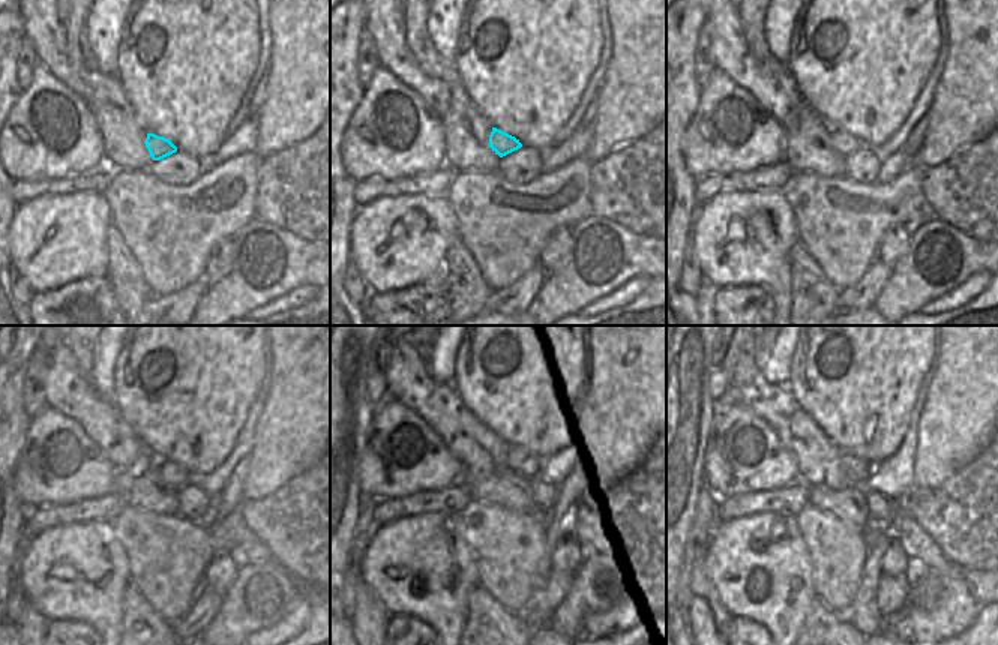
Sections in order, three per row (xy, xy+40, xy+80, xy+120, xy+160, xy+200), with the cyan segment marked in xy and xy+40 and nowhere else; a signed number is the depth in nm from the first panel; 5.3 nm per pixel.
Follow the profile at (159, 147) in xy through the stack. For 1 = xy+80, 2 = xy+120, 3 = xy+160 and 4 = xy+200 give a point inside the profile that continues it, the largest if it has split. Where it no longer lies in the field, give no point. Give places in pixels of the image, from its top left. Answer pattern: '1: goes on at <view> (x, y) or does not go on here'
1: goes on at xy+80 (844, 143)
2: goes on at xy+120 (174, 476)
3: goes on at xy+160 (521, 462)
4: goes on at xy+200 (857, 470)

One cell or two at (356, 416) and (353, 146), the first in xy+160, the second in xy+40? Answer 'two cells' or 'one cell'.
two cells

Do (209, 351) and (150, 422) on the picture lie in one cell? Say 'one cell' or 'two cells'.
one cell

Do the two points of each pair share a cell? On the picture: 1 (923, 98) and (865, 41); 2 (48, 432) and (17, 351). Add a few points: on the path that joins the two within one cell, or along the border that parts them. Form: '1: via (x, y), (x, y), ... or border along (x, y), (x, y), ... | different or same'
1: border along (935, 63), (902, 125) | different
2: border along (33, 419), (21, 452) | different

